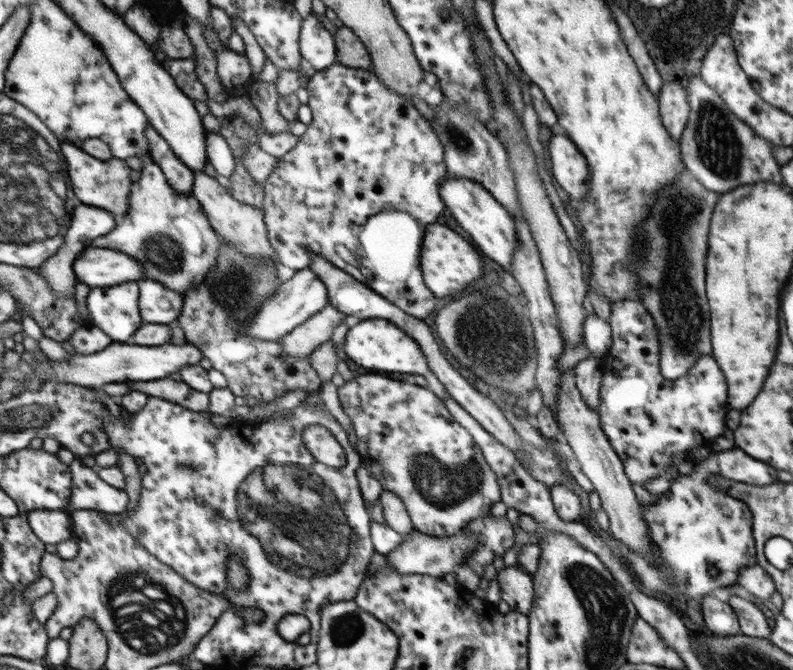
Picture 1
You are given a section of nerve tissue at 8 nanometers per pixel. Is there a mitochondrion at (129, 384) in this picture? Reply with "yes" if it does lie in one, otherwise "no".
no

